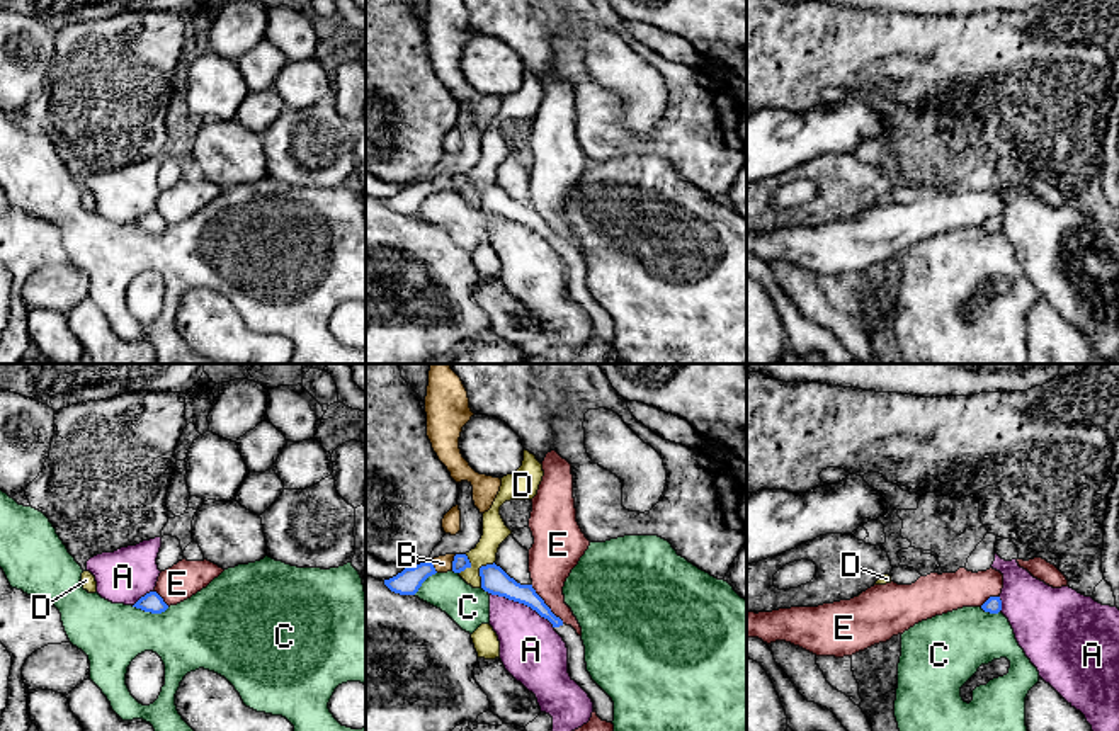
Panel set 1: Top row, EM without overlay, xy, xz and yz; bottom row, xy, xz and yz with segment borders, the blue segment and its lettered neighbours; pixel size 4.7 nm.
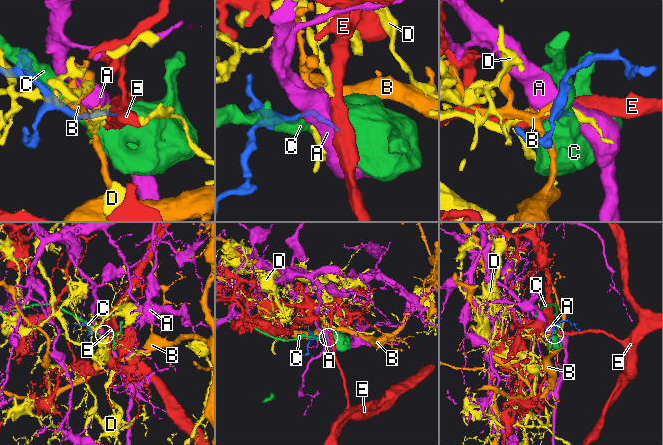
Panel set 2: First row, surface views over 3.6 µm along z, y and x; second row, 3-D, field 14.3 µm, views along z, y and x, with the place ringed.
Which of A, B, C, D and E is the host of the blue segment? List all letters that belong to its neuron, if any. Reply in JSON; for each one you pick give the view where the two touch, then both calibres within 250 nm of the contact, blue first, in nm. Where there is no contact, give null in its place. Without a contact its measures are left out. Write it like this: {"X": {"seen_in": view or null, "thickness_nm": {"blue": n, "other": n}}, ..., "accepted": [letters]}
{"accepted": []}

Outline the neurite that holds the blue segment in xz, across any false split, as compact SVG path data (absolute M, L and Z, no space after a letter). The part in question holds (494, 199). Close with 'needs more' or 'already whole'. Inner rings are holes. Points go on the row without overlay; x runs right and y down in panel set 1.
M486 184L480 187L481 207L491 214L524 223L548 238L554 250L563 257L568 267L568 292L592 318L594 328L602 340L614 340L612 318L592 299L585 282L585 265L582 255L571 245L556 236L532 204L520 204L510 197L500 185Z; needs more

